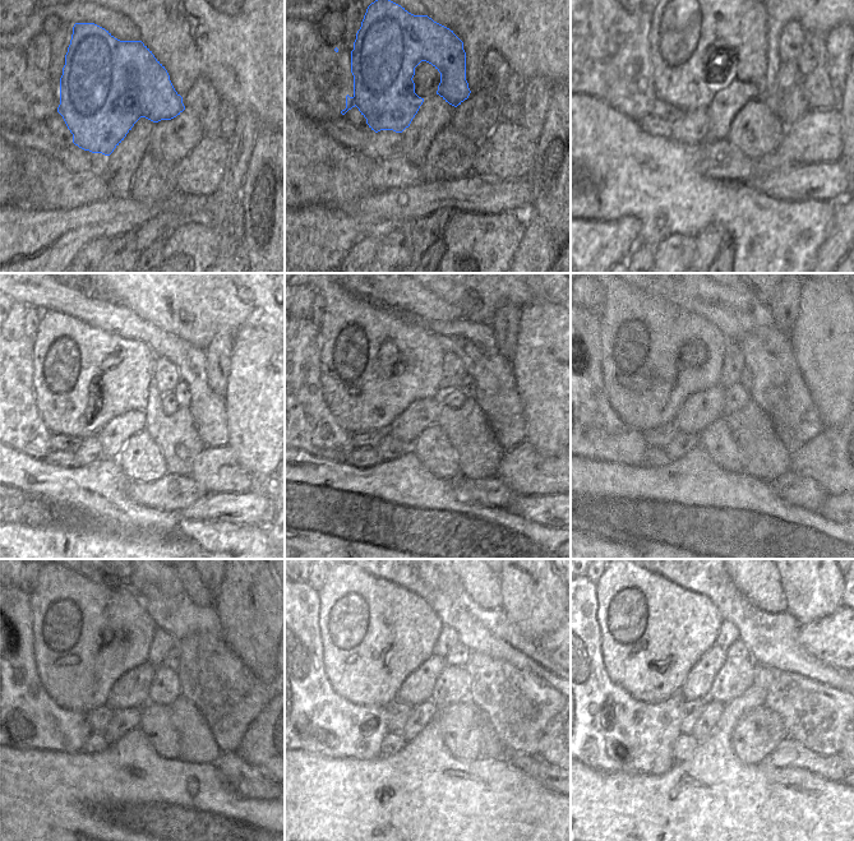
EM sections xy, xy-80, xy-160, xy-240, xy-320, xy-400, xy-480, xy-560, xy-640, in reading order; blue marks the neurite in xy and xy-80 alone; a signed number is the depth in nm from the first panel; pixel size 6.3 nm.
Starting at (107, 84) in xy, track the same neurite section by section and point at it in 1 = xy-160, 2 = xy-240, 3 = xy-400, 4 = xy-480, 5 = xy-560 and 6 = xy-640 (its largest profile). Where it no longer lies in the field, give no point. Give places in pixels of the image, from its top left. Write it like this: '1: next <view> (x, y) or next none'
1: next xy-160 (678, 40)
2: next xy-240 (106, 375)
3: next xy-400 (681, 354)
4: next xy-480 (110, 634)
5: next xy-560 (393, 631)
6: next xy-640 (670, 628)

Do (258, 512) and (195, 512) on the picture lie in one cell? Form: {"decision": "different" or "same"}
{"decision": "same"}

